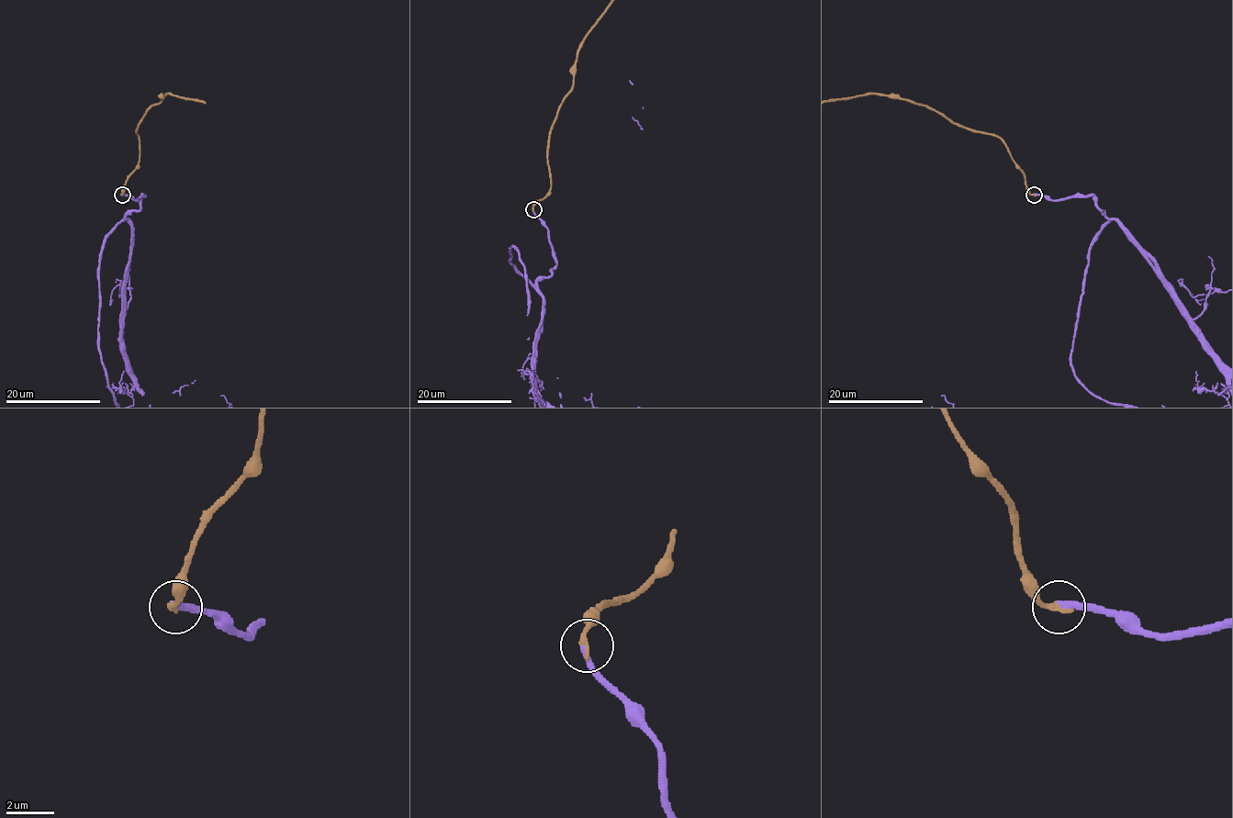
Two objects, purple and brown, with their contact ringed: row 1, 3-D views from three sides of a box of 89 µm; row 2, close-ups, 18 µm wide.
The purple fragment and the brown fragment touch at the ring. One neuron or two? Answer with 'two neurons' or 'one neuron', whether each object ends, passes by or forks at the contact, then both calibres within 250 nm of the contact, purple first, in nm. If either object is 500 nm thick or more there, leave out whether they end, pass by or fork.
one neuron; purple ends; brown ends; calibres 300 and 240 nm

